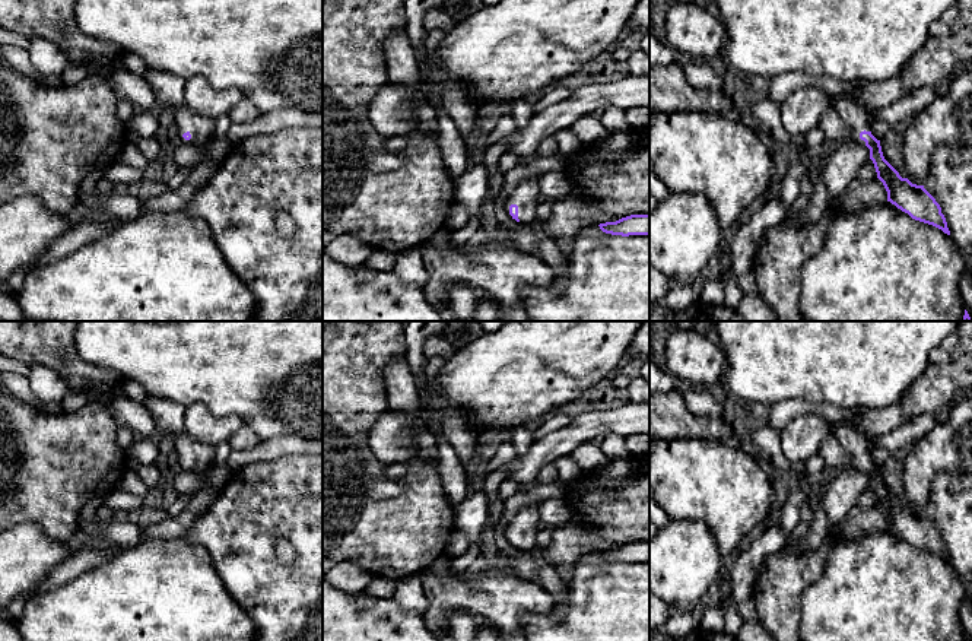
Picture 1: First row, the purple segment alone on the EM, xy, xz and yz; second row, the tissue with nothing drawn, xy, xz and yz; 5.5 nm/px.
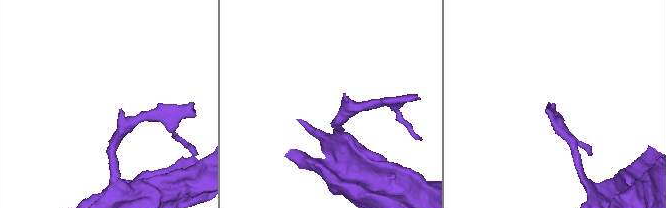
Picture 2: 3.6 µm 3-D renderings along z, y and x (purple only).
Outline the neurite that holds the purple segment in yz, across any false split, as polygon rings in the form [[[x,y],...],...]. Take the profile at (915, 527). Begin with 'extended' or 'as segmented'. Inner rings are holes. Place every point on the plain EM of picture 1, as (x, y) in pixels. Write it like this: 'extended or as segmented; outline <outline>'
extended; outline [[[842,421],[833,423],[833,431],[848,456],[848,469],[865,472],[870,476],[870,486],[874,491],[877,505],[887,518],[887,529],[895,531],[912,546],[933,552],[950,562],[944,542],[936,526],[924,515],[924,513],[912,511],[908,505],[902,505],[899,499],[884,486],[880,467],[871,458],[870,440],[851,422]]]

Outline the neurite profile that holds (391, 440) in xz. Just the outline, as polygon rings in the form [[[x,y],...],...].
[[[387,409],[368,435],[368,444],[384,467],[406,464],[419,450],[413,434],[413,419]]]

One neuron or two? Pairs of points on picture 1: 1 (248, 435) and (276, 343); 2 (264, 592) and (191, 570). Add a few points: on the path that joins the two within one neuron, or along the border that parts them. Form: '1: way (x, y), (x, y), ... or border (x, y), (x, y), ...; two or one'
1: border (245, 424), (261, 440); two
2: border (203, 548), (225, 590), (240, 606); two

